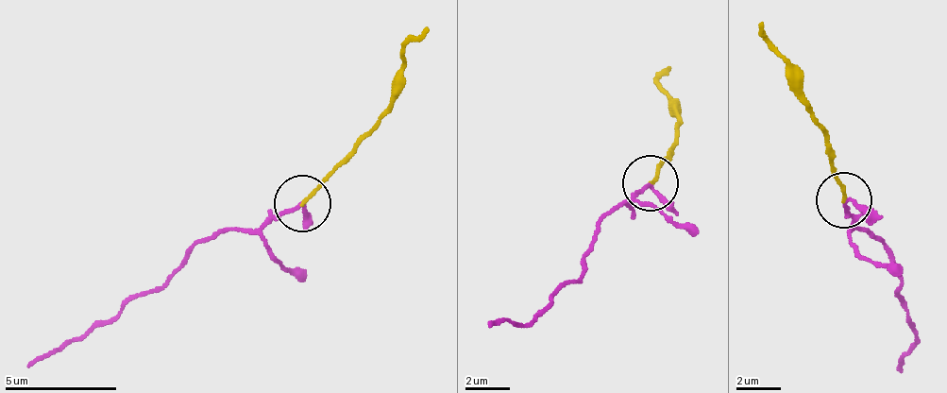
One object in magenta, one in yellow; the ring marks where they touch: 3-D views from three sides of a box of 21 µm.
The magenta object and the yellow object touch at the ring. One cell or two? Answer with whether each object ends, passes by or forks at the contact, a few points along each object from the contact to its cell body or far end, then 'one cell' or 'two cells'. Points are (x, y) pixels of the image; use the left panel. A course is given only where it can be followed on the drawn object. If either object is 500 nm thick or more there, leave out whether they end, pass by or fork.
magenta passes by; yellow ends; course magenta (300, 201), (250, 230), (209, 236), (106, 322), (26, 366); course yellow (300, 201), (378, 122), (397, 76), (401, 47), (429, 25); one cell

